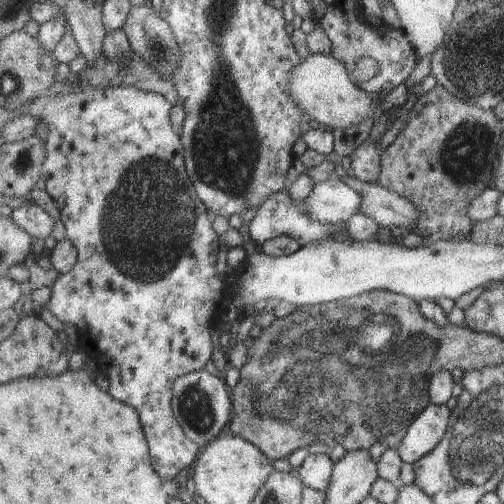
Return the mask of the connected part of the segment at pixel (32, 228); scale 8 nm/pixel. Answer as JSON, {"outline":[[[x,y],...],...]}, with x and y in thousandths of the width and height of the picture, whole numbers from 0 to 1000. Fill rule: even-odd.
{"outline":[[[56,405],[32,415],[26,433],[46,456],[85,476],[103,468],[111,448],[111,438],[95,425],[95,417],[73,405]]]}

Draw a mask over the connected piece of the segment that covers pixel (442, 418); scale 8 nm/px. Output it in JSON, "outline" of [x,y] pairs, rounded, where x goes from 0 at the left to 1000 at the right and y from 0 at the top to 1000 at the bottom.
{"outline":[[[851,804],[812,841],[810,855],[794,873],[788,897],[800,917],[821,921],[845,901],[857,899],[877,875],[895,815],[885,804]]]}

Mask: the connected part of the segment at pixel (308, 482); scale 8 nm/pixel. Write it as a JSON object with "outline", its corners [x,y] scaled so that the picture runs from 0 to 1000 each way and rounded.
{"outline":[[[611,901],[591,929],[591,944],[601,964],[623,972],[651,970],[663,919],[649,901]]]}

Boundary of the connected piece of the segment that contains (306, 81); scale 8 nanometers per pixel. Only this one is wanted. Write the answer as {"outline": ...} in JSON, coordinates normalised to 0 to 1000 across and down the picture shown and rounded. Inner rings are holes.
{"outline":[[[615,107],[611,115],[597,117],[575,143],[571,187],[601,224],[643,246],[651,258],[685,258],[738,230],[740,198],[732,185],[716,179],[694,157],[687,131],[655,109]]]}

